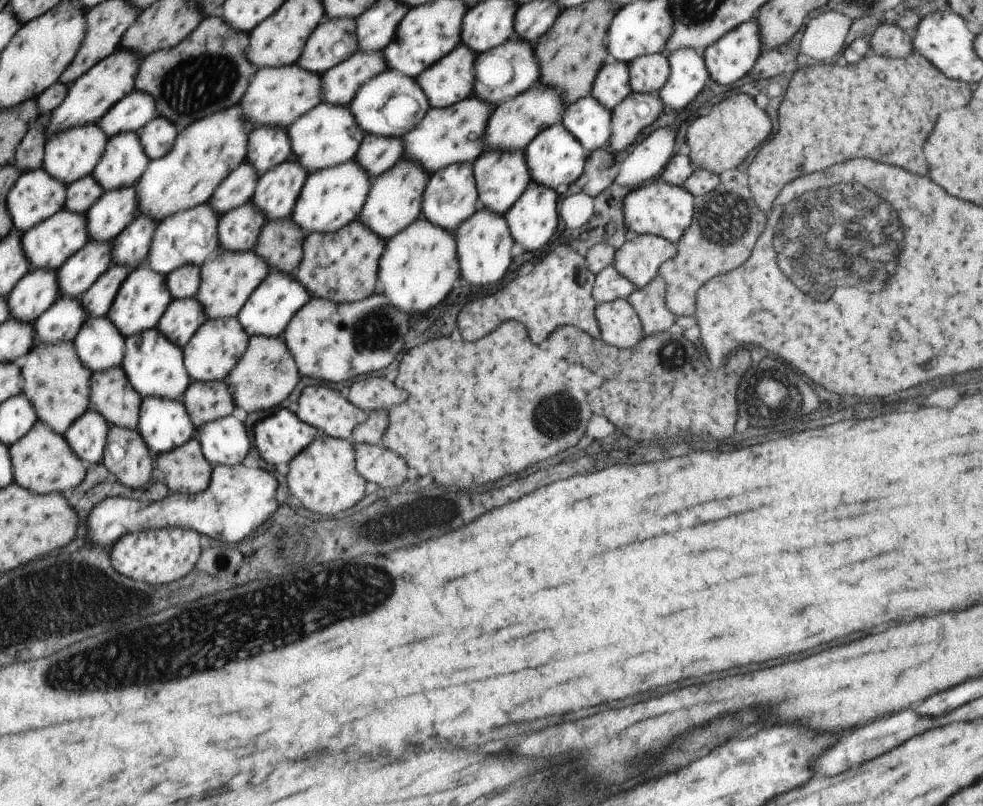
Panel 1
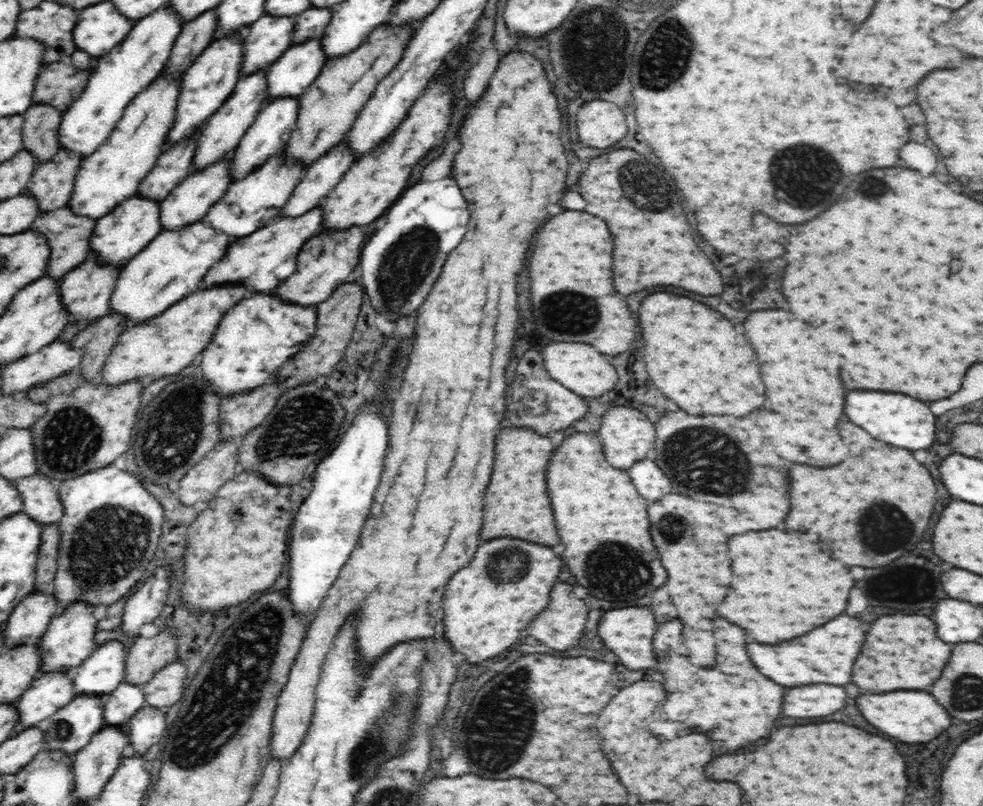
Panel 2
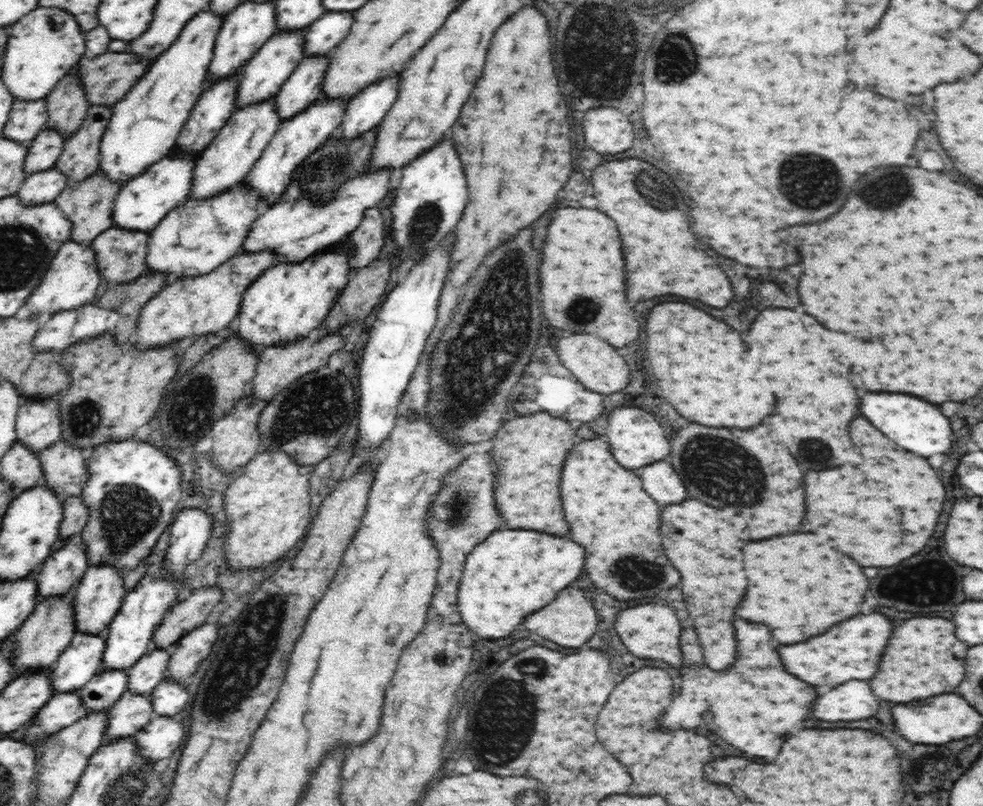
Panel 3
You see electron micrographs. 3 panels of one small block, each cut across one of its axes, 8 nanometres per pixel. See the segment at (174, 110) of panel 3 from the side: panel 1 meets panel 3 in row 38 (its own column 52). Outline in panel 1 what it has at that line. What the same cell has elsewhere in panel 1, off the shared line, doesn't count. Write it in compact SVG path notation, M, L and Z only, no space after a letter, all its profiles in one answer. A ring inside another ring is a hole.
M44 168L26 171L20 175L14 189L8 195L7 204L14 220L15 227L22 232L30 231L32 227L50 219L58 211L66 208L68 185L46 172Z

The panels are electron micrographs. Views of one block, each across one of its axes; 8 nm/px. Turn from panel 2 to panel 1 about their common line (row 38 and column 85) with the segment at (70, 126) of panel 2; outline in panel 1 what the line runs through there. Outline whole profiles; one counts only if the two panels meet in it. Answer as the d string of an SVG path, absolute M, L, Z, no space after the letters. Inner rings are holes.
M98 123L85 124L79 127L70 127L49 136L45 144L43 168L53 177L70 185L75 180L92 175L100 159L106 152L109 136L98 126Z

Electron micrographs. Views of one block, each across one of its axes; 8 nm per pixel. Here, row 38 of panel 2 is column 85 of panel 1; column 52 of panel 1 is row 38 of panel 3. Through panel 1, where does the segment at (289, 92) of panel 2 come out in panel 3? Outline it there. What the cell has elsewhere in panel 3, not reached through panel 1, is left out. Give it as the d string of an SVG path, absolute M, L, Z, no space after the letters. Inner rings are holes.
M325 12L306 28L303 51L308 56L329 55L344 40L355 22L350 12Z

